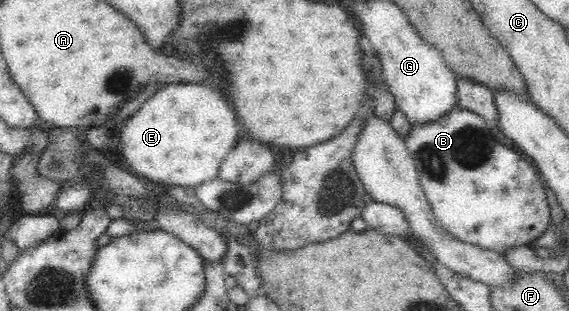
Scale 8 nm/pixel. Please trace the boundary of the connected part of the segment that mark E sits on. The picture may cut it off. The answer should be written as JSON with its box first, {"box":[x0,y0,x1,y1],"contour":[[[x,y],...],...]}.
{"box":[114,83,241,188],"contour":[[[203,83],[162,86],[141,104],[135,114],[118,126],[114,135],[119,140],[119,150],[135,176],[141,176],[144,181],[192,188],[217,178],[221,162],[237,145],[241,135],[237,132],[236,116],[231,112],[229,104],[223,100],[219,90],[209,86]]]}

